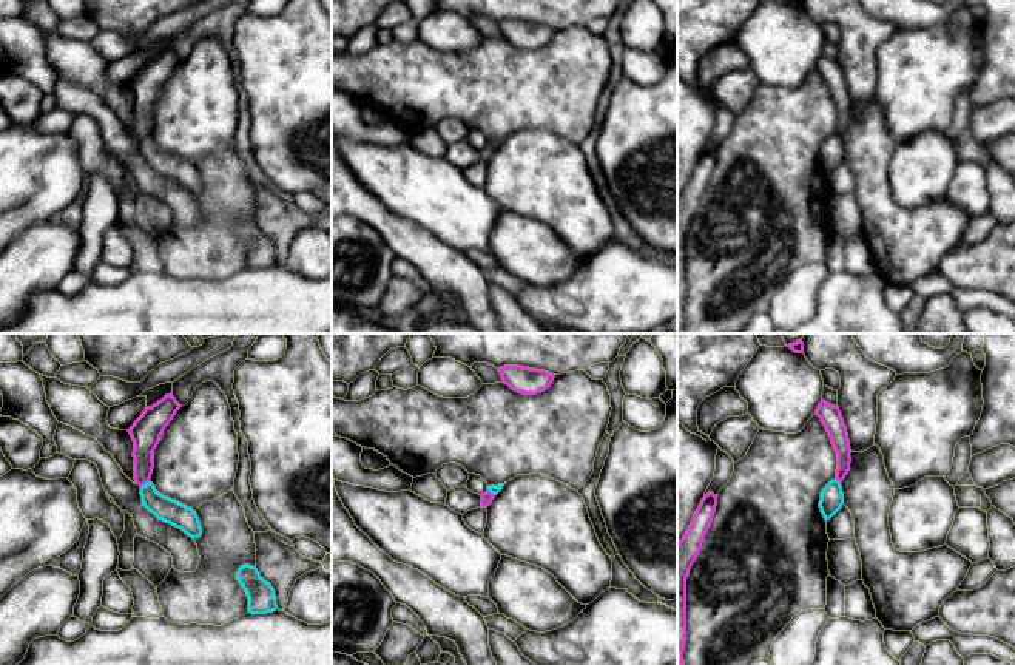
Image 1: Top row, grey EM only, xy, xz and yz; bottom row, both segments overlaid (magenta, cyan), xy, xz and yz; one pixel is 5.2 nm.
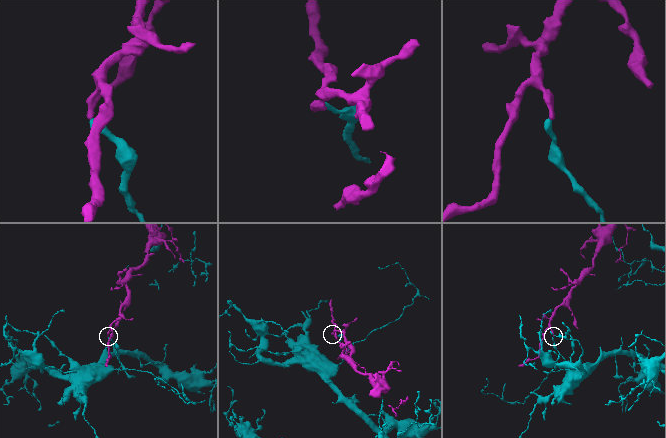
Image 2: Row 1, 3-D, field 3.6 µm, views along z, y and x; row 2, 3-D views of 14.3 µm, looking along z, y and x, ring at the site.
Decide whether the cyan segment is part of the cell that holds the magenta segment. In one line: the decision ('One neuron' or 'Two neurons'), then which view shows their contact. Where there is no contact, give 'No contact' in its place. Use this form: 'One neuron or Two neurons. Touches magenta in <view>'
Two neurons. Touches magenta in xy

